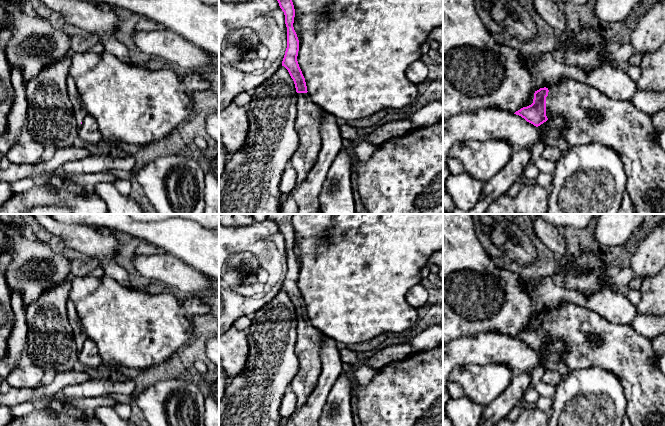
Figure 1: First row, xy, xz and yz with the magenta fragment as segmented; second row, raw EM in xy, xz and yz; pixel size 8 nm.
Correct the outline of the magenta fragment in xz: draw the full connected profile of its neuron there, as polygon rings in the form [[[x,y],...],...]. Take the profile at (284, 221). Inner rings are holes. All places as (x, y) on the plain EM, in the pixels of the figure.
[[[267,214],[267,219],[277,223],[285,239],[287,272],[282,290],[288,294],[297,316],[295,354],[299,361],[298,371],[290,383],[290,388],[297,397],[297,408],[301,408],[307,402],[319,379],[321,372],[320,351],[322,335],[312,326],[307,317],[305,302],[297,285],[299,264],[293,251],[295,241],[295,233],[292,226],[293,215]]]

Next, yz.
[[[567,302],[549,312],[535,315],[533,327],[514,338],[536,351],[556,340],[563,341],[566,349],[562,355],[562,362],[568,366],[570,372],[595,366],[609,370],[619,378],[627,400],[626,417],[632,426],[665,426],[665,378],[659,371],[661,357],[653,350],[651,339],[638,335],[630,325],[614,324],[586,307]]]

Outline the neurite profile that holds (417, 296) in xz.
[[[418,284],[413,286],[406,294],[406,301],[412,307],[418,309],[428,304],[428,291],[425,287]]]

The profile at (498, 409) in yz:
[[[530,371],[514,375],[506,390],[484,407],[482,419],[478,426],[494,426],[497,422],[506,418],[518,402],[523,400],[530,384]]]

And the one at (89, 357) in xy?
[[[88,338],[79,352],[79,365],[80,367],[96,369],[101,364],[102,360],[98,348],[95,342]]]

